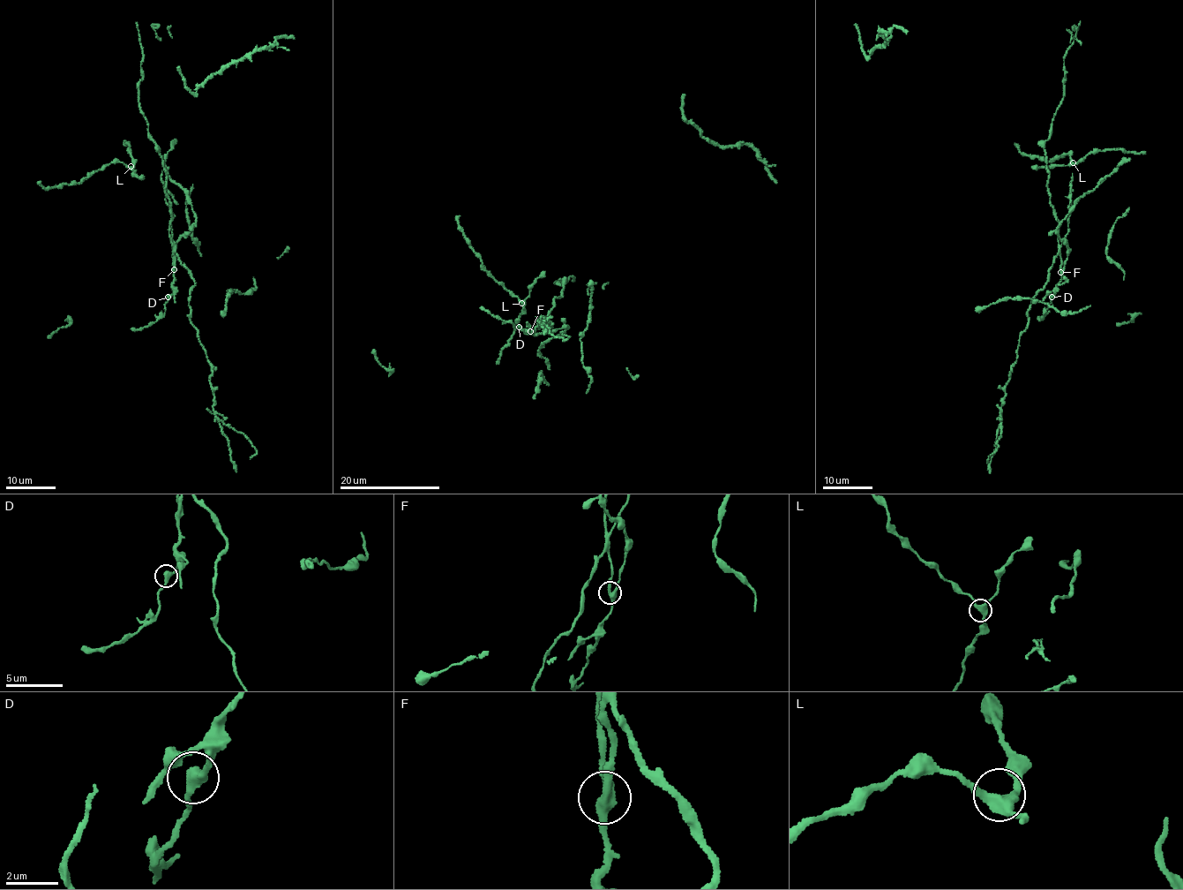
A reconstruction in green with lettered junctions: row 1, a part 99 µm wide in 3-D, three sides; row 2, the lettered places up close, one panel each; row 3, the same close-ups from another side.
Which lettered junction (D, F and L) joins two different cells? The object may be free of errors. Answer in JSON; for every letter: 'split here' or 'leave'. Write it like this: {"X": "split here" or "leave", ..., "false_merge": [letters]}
{"D": "leave", "F": "split here", "L": "leave", "false_merge": ["F"]}

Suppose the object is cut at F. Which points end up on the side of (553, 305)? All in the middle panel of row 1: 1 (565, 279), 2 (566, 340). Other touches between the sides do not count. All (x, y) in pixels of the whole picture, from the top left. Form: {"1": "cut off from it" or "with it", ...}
{"1": "with it", "2": "with it"}

